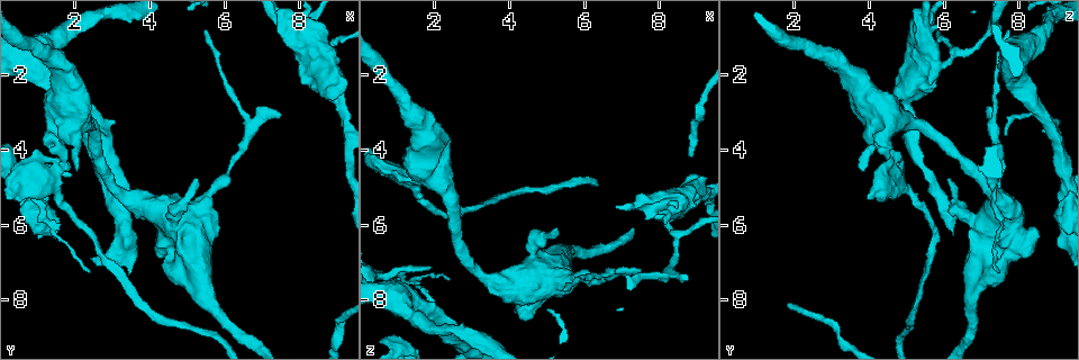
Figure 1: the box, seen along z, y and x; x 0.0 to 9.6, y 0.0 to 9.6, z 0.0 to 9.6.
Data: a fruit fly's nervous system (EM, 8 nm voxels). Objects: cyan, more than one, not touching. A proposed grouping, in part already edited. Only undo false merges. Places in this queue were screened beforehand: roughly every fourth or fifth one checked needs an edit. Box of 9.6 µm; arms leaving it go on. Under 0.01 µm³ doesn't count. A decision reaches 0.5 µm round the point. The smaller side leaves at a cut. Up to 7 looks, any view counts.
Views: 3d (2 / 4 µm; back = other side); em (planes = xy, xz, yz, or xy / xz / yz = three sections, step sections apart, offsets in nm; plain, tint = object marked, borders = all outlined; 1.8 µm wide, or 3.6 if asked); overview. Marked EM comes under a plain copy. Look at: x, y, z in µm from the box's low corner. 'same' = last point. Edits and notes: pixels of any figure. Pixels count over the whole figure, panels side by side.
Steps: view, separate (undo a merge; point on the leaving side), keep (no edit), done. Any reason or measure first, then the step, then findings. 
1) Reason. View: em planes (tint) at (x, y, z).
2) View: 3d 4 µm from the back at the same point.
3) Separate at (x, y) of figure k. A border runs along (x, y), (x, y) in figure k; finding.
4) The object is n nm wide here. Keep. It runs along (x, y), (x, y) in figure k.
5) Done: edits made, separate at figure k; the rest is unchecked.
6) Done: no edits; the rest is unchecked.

Calibre changes. View: em 3.6 µm planes (tint) at (4.50, 6.35, 8.20).

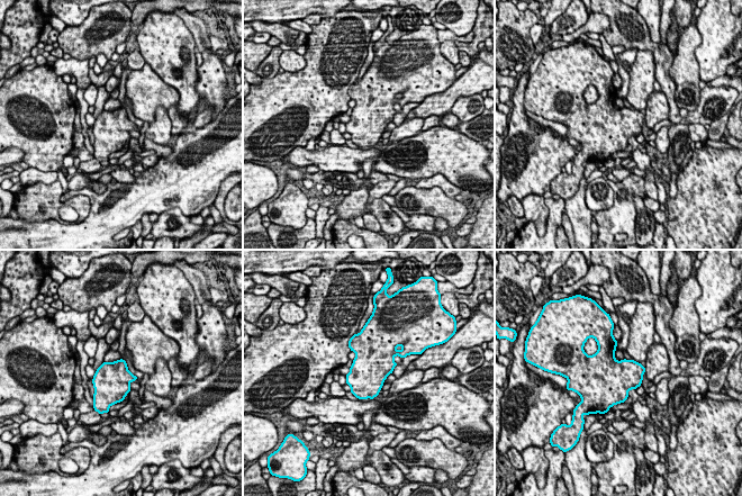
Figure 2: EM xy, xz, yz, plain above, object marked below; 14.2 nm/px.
Keep. Continuous, no second neuron.

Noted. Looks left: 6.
Calibre changes. View: em planes (tint) at (1.95, 3.00, 8.50).

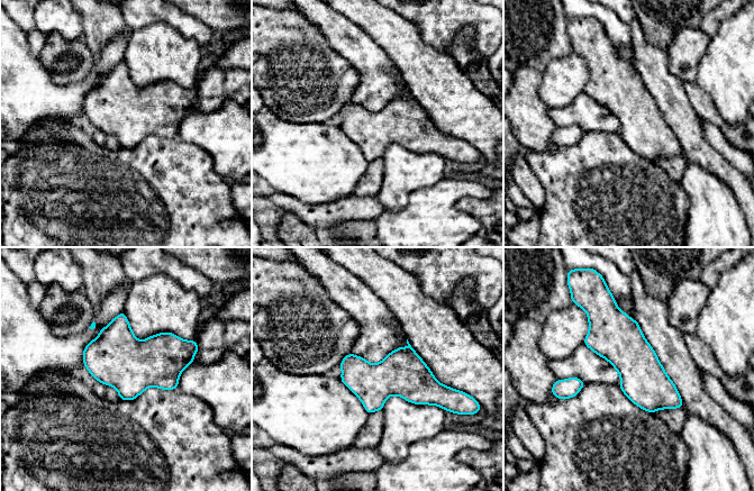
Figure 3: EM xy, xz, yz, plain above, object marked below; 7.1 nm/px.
Keep. Continuous, no second neuron.

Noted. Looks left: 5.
A fork. View: em planes (tint) at (8.20, 0.85, 7.25).

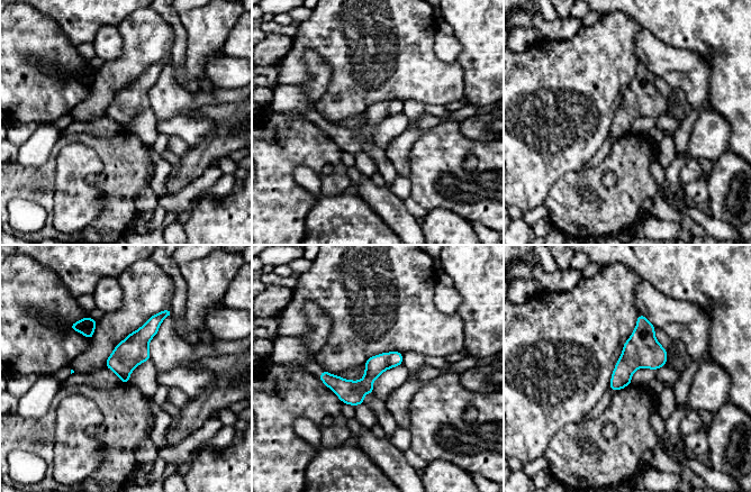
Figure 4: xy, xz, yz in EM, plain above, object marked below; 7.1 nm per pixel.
Keep. It runs along (399, 356), (360, 385), (323, 376) in figure 4; all the same neuron.

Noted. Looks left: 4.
Done: no edits; the rest is unchecked.

